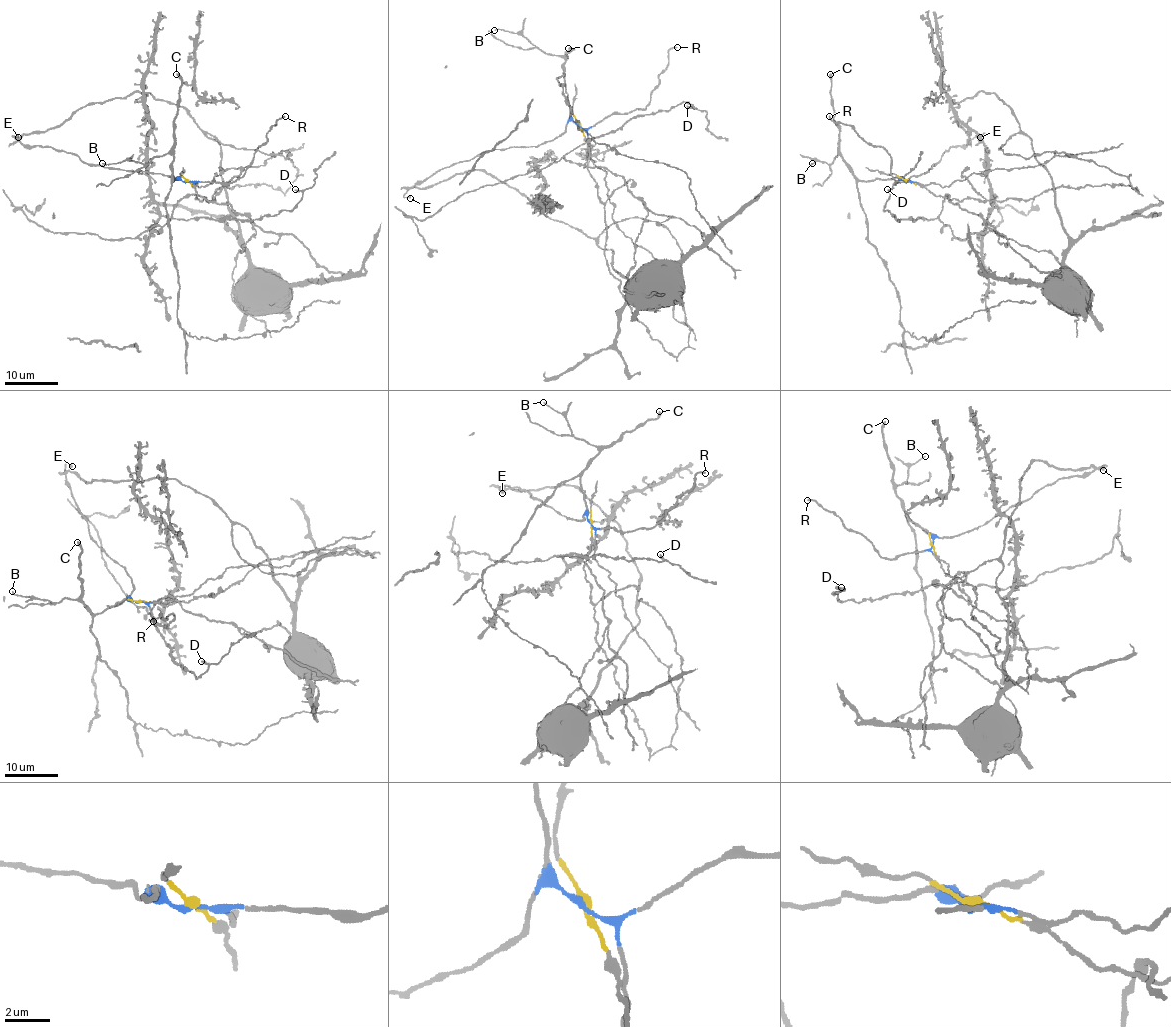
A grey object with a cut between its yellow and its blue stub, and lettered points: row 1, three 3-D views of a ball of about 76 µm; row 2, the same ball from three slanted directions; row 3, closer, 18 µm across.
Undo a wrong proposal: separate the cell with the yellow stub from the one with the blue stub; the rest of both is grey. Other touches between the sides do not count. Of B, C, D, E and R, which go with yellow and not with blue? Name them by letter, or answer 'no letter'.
D

